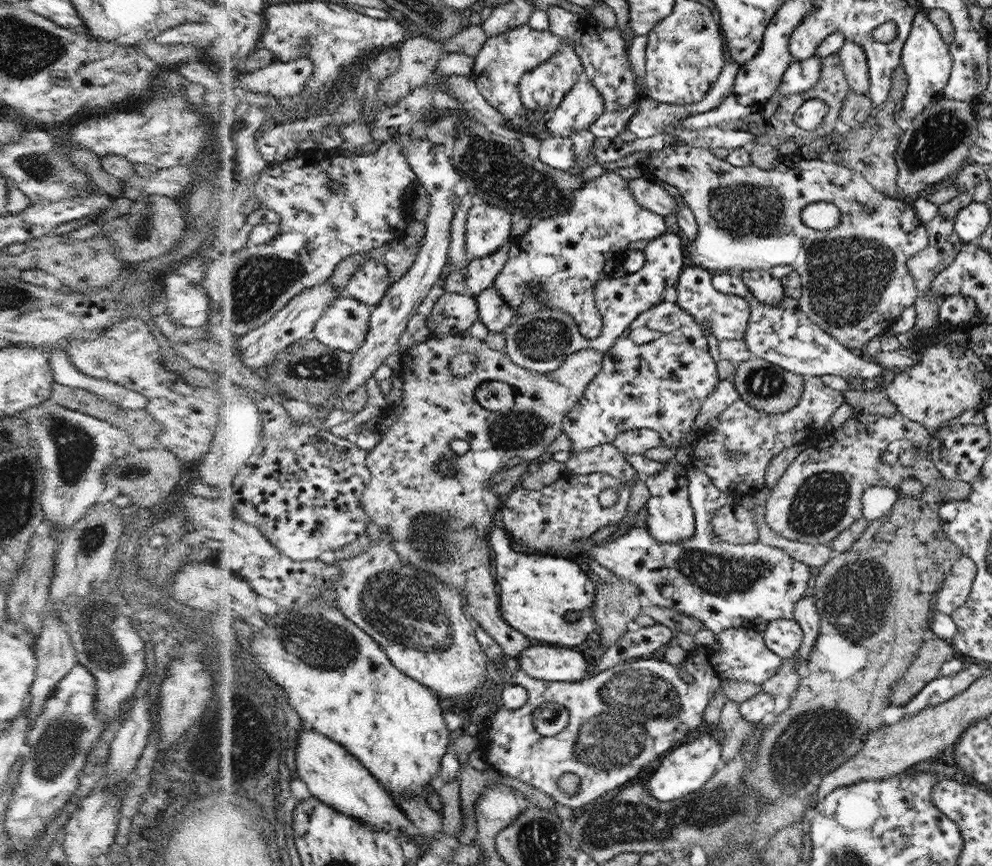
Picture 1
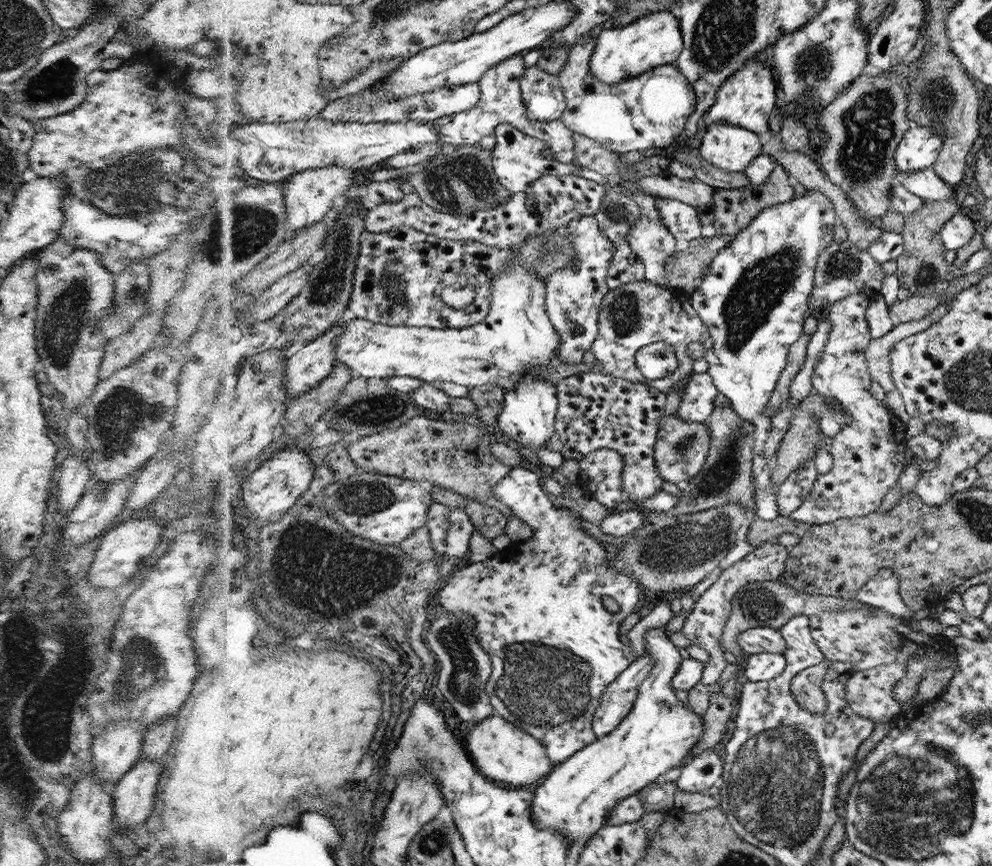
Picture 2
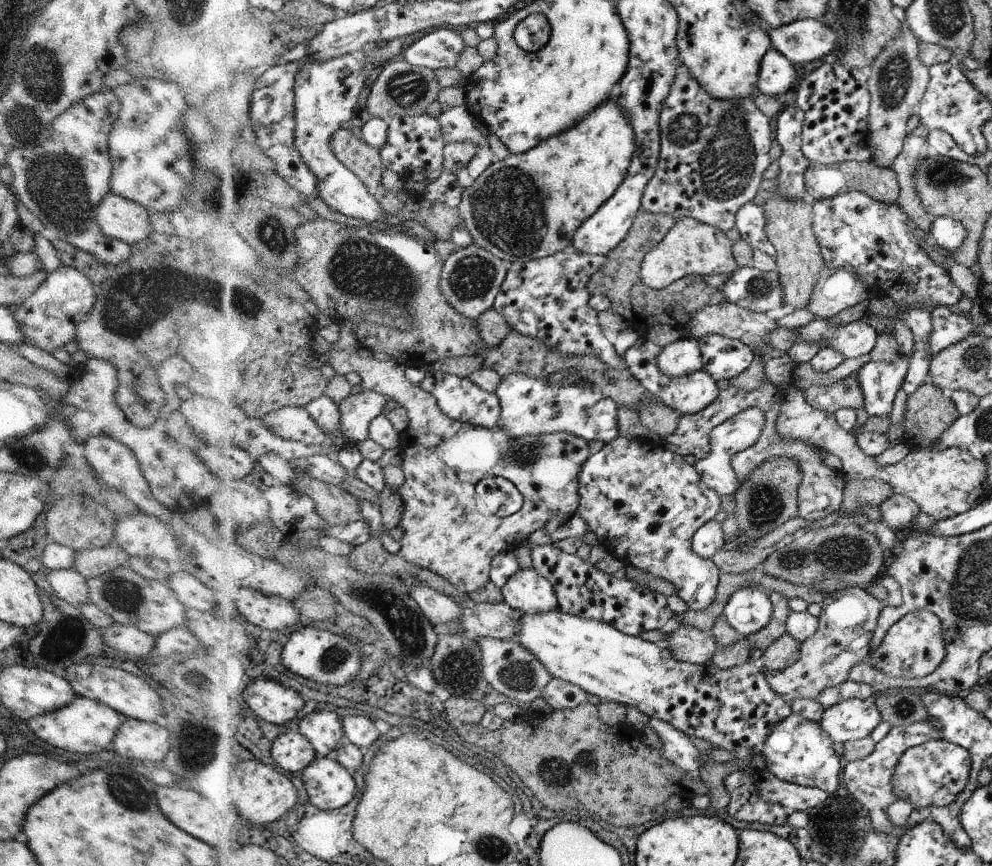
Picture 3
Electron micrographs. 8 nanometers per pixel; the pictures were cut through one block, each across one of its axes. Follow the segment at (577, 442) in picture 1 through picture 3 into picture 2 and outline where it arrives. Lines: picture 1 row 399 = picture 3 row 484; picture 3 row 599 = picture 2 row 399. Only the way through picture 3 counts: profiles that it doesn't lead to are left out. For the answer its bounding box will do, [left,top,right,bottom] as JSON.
[676,372,720,423]

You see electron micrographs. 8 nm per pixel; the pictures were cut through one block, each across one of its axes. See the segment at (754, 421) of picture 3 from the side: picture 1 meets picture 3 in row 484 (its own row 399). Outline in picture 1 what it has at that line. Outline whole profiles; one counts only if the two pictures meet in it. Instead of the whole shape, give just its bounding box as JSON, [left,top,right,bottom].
[697,378,740,430]

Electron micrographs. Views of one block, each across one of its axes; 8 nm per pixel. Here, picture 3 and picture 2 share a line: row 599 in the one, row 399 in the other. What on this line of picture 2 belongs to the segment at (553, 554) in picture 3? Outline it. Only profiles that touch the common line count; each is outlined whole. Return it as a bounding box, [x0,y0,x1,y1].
[557,372,667,506]

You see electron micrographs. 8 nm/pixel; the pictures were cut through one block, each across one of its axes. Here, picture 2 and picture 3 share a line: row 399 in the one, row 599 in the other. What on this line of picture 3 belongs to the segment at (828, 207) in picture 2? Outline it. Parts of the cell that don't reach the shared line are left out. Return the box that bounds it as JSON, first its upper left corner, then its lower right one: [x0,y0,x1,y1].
[722,588,773,636]

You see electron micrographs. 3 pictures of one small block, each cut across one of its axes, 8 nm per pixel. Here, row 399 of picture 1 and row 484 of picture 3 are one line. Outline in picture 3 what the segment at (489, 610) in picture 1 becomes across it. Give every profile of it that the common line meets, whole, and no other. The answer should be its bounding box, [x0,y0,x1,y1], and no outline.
[328,350,591,595]

